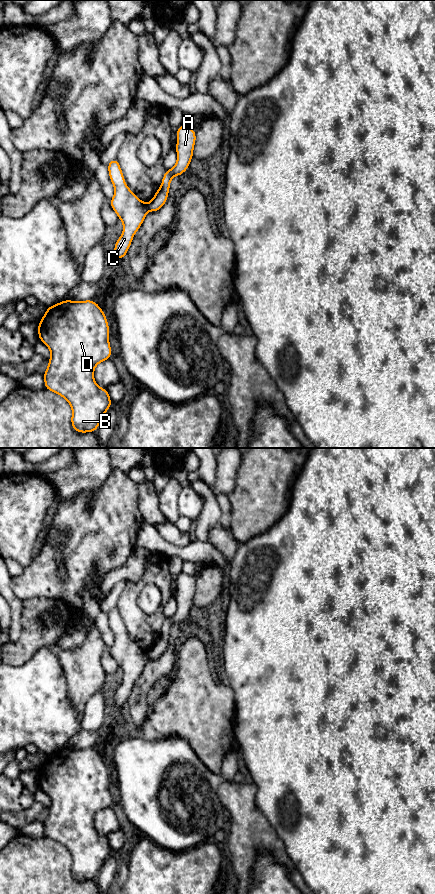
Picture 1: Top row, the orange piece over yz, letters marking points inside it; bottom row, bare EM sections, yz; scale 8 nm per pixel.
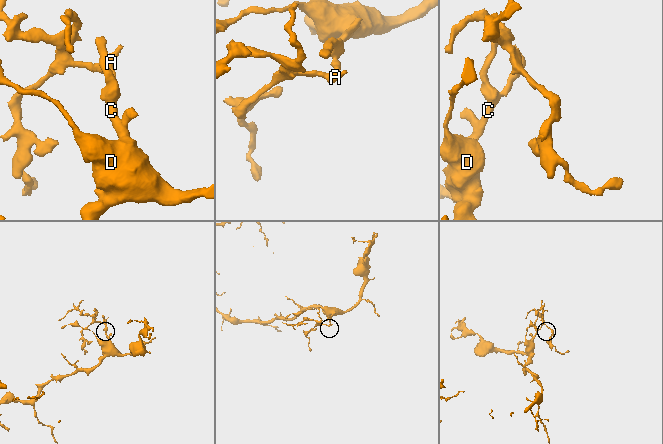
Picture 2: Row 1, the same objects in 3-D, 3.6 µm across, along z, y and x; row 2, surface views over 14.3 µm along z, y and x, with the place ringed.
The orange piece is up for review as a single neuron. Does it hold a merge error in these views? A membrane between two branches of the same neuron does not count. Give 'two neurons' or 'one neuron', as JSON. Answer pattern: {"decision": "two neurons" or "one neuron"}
{"decision": "two neurons"}

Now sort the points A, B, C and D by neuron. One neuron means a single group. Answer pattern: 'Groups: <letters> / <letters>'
Groups: A / B C D

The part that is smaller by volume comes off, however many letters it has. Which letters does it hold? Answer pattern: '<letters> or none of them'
A

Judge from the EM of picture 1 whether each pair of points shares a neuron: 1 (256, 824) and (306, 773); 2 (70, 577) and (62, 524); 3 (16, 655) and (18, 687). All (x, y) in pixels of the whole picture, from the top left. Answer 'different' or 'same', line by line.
1: different
2: same
3: different

